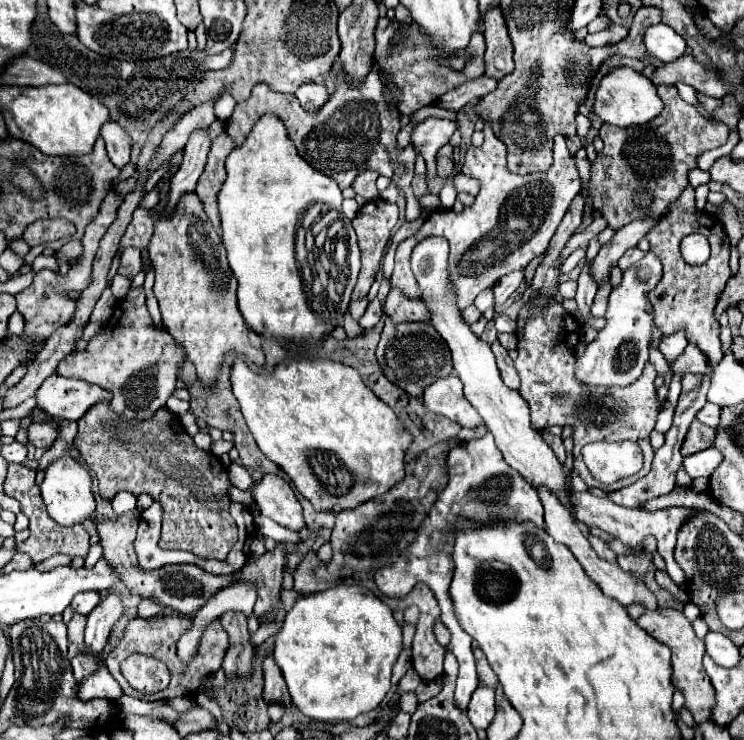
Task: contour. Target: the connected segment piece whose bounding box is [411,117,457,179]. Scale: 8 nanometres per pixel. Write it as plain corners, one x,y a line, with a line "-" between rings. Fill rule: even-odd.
427,117
423,123
417,123
411,131
411,147
423,155
426,163
426,179
436,177
437,151
449,143
451,135
455,133
457,125
449,119

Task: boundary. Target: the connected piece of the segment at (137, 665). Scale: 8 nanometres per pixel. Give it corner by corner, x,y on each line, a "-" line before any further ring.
129,655
121,663
121,673
139,693
157,693
169,685
169,669
149,655

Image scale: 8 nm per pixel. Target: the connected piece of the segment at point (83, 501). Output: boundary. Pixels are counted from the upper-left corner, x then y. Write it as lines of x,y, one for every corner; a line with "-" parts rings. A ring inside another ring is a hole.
61,457
45,469
45,479
41,483
41,497
47,513
53,517
57,525
63,525
63,527
73,527
83,521
91,521
97,509
95,495
91,491
91,475
85,467
81,467
71,457

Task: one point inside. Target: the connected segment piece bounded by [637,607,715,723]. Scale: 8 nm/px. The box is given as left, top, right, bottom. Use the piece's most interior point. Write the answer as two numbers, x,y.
669,626

